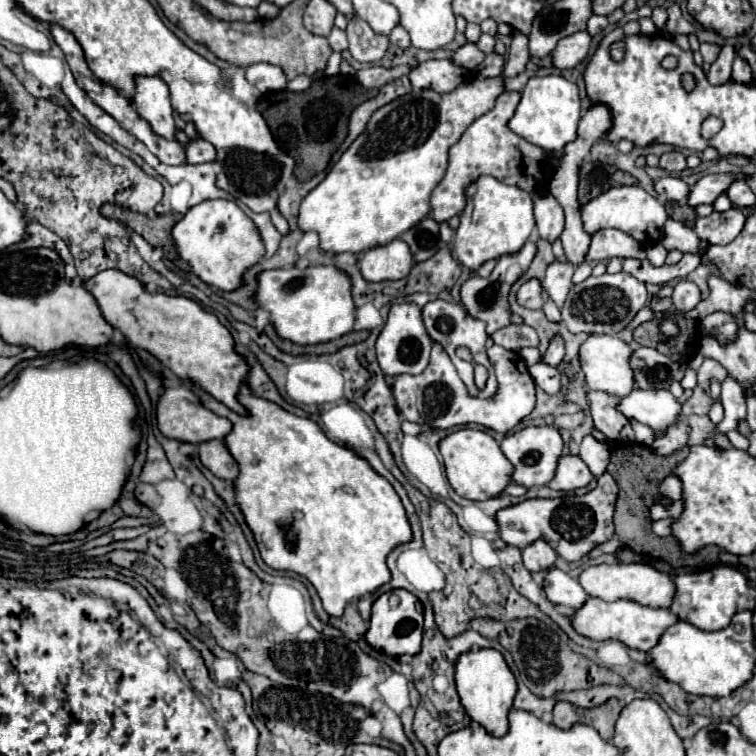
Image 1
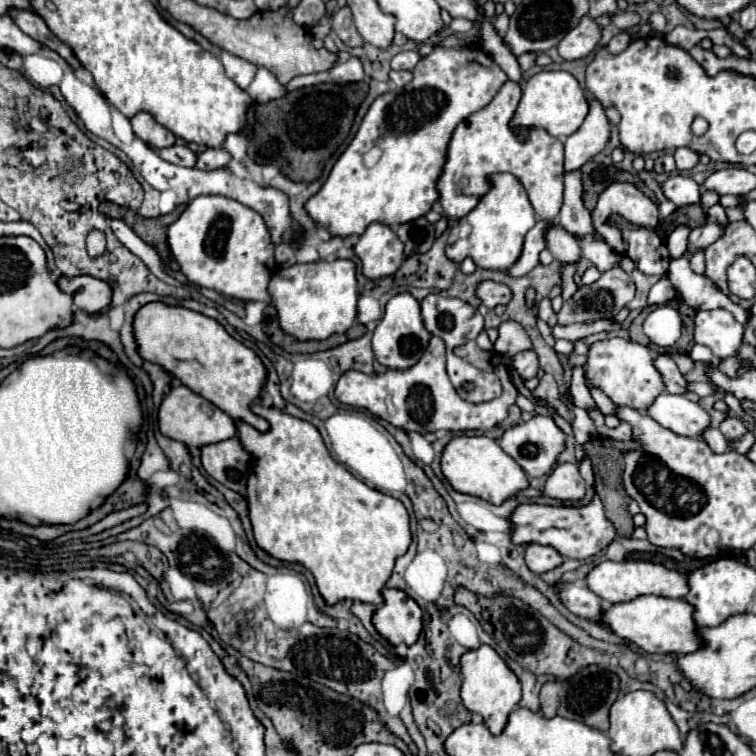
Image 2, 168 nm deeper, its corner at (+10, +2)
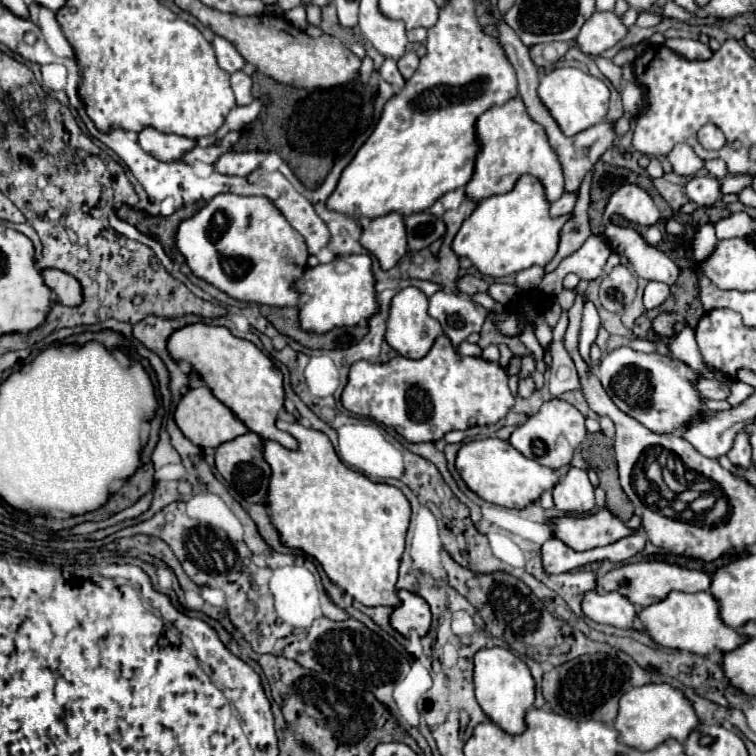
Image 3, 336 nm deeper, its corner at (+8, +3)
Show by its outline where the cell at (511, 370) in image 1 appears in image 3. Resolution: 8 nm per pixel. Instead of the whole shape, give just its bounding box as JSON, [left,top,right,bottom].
[341,335,515,443]

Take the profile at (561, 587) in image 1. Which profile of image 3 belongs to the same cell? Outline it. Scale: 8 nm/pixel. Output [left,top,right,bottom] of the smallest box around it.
[581,591,637,629]

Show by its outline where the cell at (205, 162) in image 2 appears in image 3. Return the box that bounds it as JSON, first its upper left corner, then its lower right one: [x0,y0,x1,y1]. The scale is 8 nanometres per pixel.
[213,151,265,175]

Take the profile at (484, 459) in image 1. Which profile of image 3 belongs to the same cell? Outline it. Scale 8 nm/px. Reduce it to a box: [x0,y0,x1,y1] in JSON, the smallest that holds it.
[455,439,559,509]

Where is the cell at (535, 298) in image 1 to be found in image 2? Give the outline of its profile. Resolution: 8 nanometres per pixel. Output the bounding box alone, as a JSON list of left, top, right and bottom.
[477,280,511,308]

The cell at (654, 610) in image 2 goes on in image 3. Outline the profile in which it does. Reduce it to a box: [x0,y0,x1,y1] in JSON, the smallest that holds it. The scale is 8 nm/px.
[639,591,745,655]

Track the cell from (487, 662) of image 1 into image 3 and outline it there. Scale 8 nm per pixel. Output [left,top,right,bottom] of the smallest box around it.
[473,647,535,735]

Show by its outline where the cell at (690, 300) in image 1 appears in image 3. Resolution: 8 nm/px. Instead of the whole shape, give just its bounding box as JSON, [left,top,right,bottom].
[643,281,669,309]

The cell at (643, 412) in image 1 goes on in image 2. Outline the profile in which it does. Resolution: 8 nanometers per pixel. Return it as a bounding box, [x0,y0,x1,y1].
[647,394,711,438]

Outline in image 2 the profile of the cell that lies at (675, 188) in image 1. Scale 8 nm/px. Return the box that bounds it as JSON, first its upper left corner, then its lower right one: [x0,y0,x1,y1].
[663,174,701,206]

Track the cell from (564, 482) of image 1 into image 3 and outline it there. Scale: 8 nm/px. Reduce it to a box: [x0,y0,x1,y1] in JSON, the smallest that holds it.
[553,467,595,513]

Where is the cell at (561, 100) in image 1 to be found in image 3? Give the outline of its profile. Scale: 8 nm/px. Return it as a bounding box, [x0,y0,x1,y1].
[539,67,609,135]

